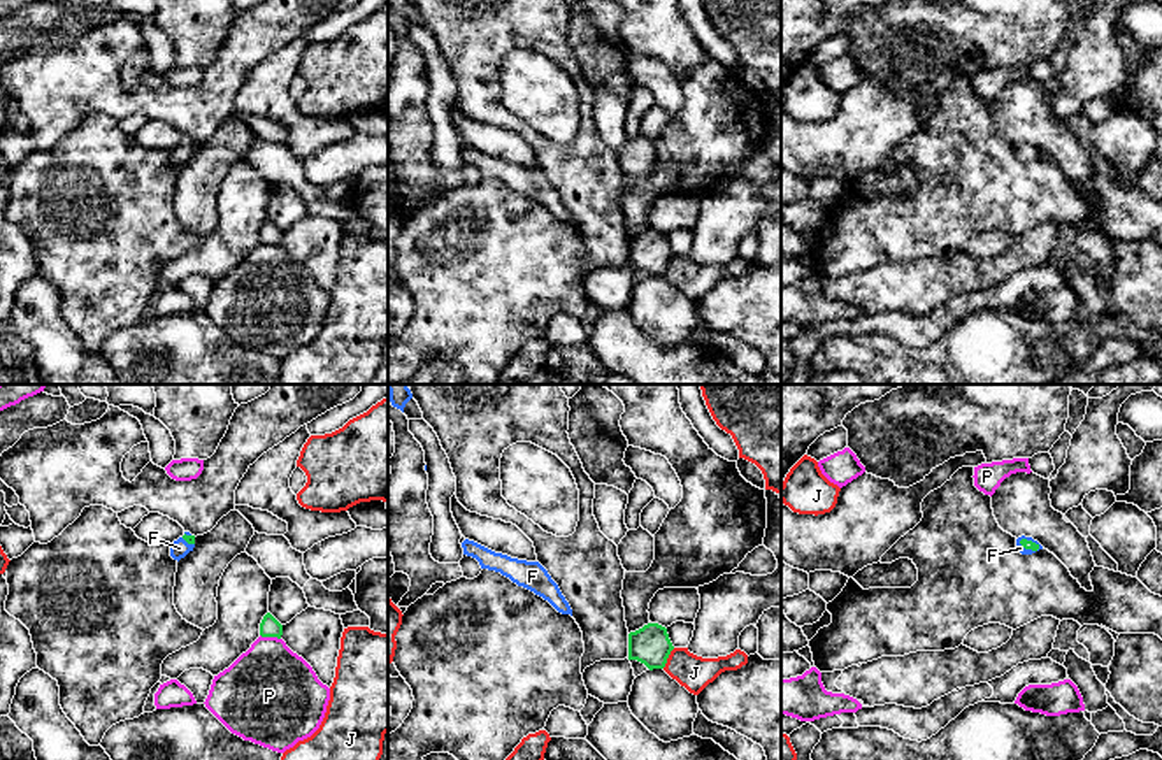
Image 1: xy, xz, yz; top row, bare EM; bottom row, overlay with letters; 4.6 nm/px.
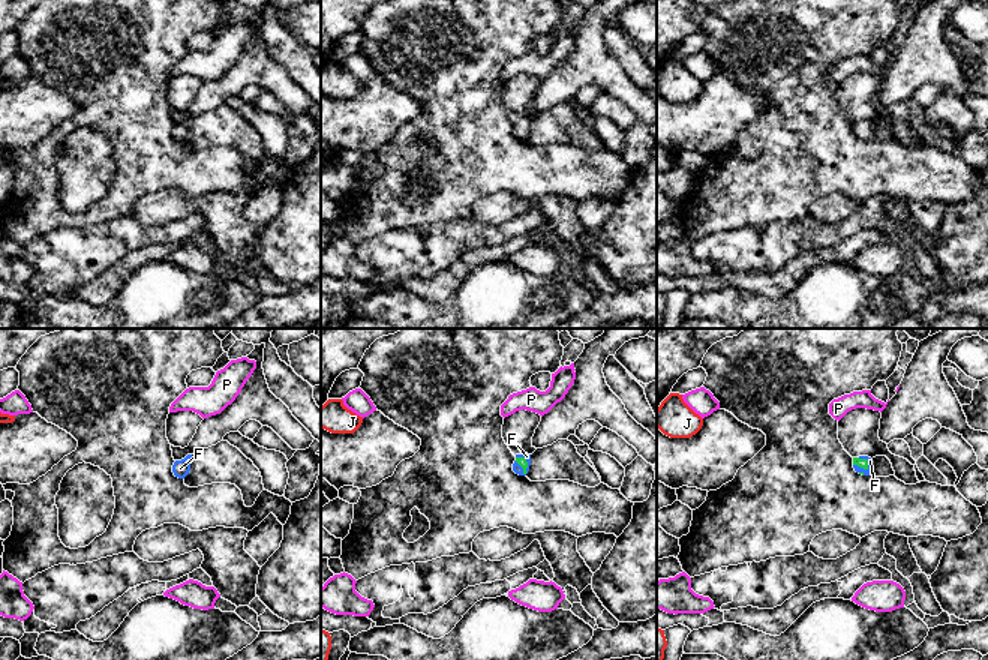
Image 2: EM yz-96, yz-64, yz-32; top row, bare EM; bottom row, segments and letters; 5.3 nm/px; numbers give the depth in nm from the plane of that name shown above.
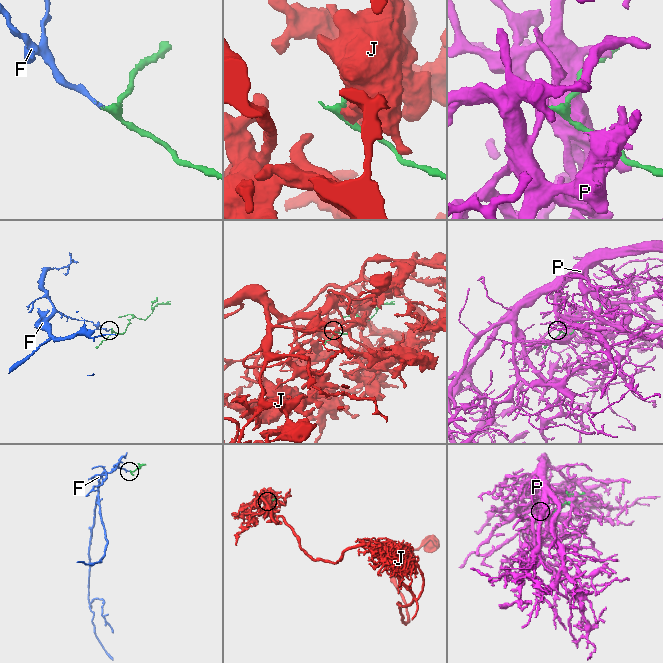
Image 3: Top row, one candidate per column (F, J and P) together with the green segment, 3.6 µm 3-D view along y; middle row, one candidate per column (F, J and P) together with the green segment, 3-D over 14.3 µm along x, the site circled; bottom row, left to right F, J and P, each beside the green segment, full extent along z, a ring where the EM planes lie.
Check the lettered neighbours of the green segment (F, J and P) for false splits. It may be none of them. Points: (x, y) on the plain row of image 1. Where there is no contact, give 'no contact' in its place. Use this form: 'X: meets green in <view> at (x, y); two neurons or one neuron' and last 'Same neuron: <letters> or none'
F: meets green in yz at (1029, 155); one neuron
J: meets green in xz at (667, 264); two neurons
P: meets green in xy at (271, 243); two neurons
Same neuron: F

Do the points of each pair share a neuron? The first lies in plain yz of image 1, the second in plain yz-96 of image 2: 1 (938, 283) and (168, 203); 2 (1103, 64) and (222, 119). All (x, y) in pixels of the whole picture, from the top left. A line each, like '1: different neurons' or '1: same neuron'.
1: different neurons
2: different neurons

